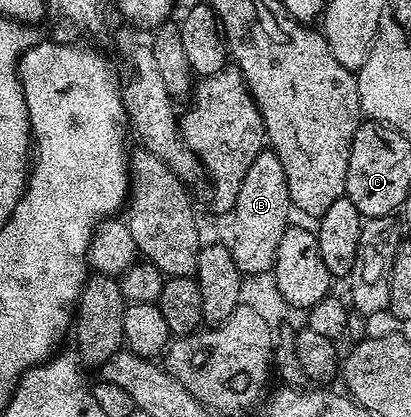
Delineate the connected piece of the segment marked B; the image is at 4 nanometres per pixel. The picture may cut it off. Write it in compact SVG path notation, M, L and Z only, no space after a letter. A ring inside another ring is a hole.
M262 151L251 163L243 183L239 186L239 199L235 199L231 210L233 226L229 229L227 244L235 267L246 277L257 273L268 273L275 263L279 251L279 239L283 239L285 230L291 224L291 206L287 191L287 175L283 175L283 163L272 151Z

